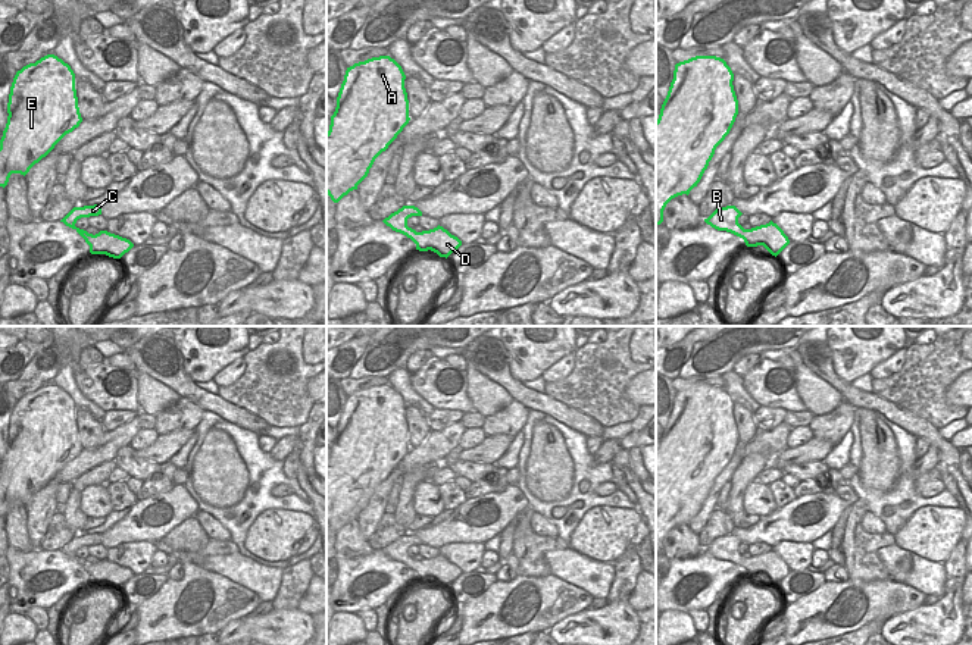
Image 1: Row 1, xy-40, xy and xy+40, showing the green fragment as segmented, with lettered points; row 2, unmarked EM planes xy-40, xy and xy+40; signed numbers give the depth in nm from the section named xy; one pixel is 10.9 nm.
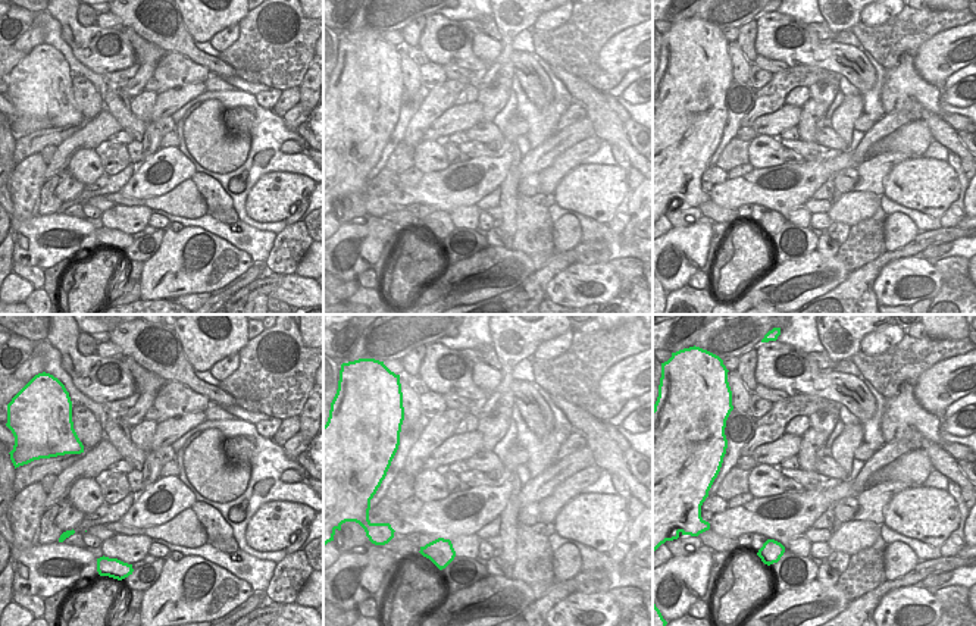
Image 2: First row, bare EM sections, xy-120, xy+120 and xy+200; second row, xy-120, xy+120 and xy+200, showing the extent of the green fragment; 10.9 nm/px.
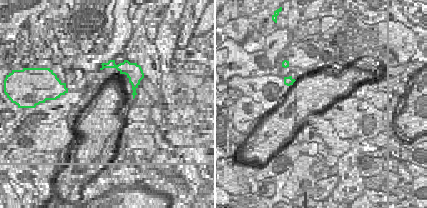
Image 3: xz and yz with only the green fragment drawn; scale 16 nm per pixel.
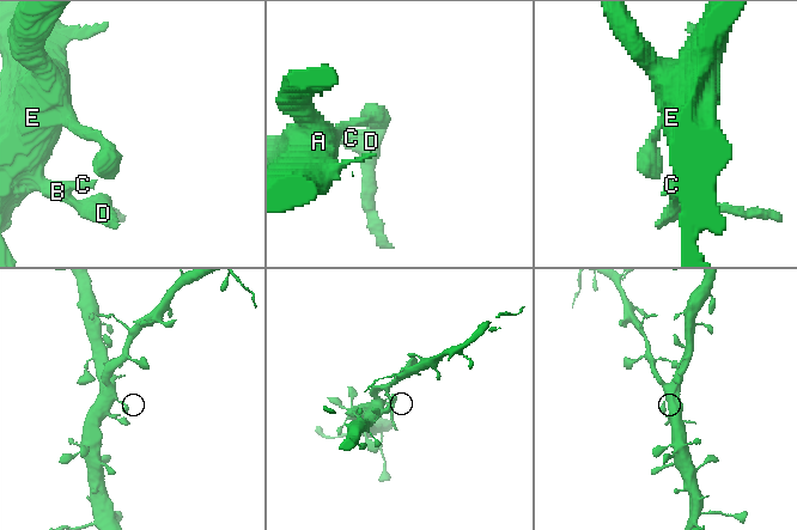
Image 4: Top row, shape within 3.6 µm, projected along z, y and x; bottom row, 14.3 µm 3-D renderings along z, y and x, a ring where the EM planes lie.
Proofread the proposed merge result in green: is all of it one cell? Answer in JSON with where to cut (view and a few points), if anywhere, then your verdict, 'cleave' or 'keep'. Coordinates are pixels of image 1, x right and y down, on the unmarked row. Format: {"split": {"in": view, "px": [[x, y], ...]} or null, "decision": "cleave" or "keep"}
{"split": {"in": "xy+40", "px": [[746, 559], [737, 564]]}, "decision": "cleave"}

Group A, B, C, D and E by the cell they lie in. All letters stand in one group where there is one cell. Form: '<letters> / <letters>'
A B C E / D

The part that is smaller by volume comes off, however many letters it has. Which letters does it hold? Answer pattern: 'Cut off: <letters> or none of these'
Cut off: D

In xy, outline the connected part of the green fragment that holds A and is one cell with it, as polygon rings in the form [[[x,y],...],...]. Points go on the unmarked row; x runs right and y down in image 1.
[[[390,385],[347,397],[326,461],[326,523],[338,532],[409,453],[406,404]]]

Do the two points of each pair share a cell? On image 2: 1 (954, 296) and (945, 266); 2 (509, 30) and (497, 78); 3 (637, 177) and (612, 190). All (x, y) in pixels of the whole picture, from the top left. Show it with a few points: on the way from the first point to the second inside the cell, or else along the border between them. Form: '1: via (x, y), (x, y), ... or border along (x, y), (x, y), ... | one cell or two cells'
1: via (954, 288), (953, 274) | one cell
2: via (507, 41), (506, 66) | one cell
3: border along (629, 171), (631, 187) | two cells

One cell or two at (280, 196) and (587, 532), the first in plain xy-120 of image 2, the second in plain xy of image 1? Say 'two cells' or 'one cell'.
one cell

